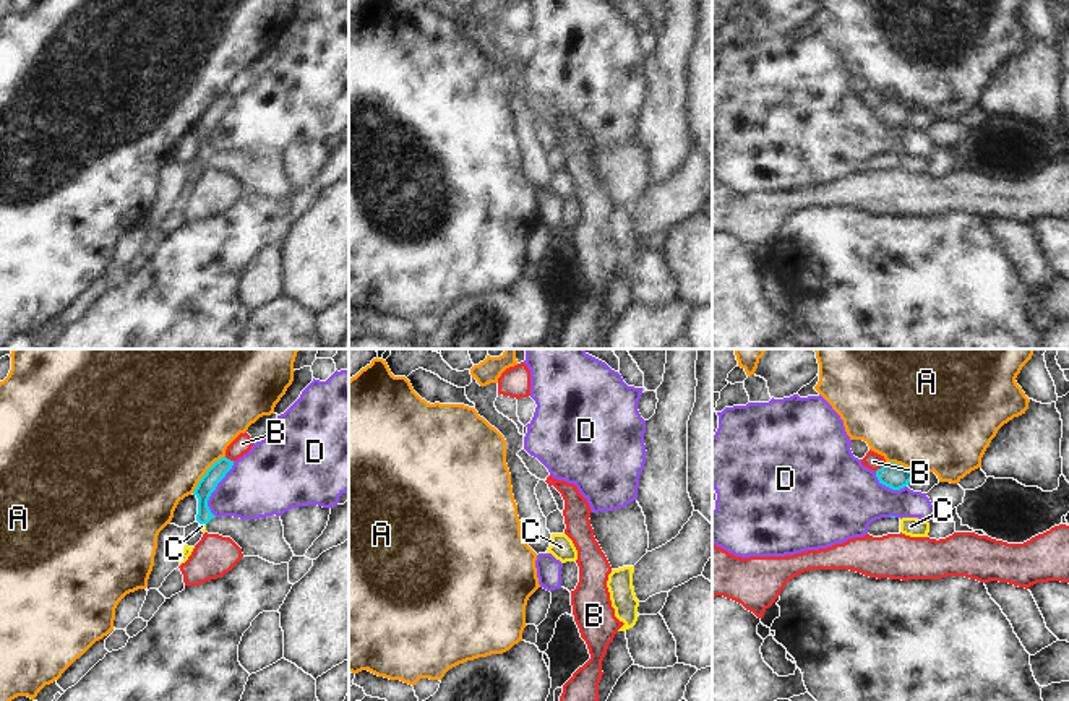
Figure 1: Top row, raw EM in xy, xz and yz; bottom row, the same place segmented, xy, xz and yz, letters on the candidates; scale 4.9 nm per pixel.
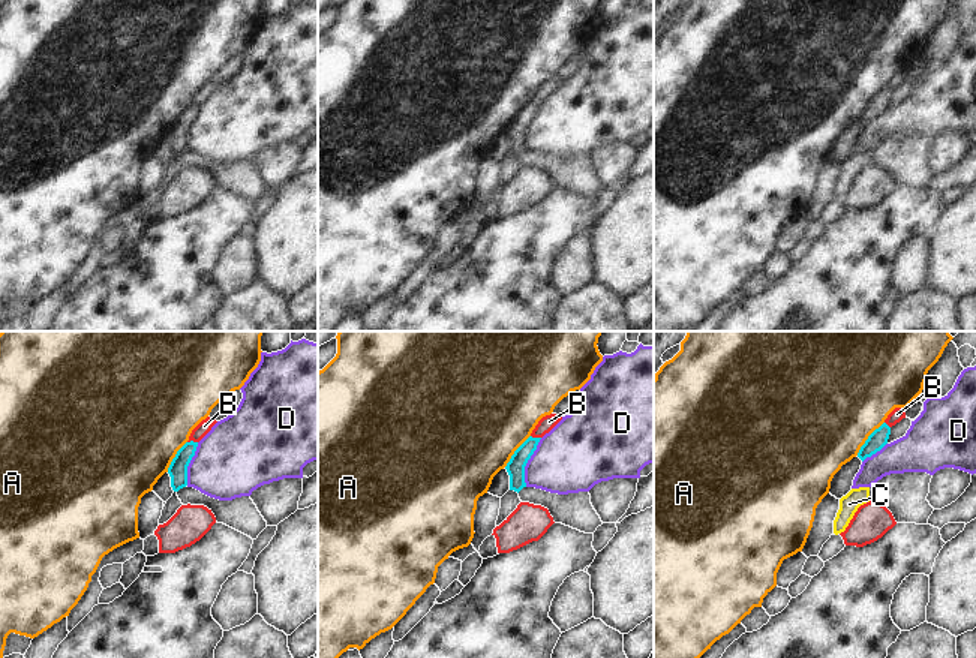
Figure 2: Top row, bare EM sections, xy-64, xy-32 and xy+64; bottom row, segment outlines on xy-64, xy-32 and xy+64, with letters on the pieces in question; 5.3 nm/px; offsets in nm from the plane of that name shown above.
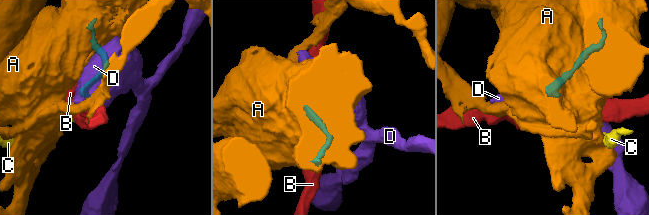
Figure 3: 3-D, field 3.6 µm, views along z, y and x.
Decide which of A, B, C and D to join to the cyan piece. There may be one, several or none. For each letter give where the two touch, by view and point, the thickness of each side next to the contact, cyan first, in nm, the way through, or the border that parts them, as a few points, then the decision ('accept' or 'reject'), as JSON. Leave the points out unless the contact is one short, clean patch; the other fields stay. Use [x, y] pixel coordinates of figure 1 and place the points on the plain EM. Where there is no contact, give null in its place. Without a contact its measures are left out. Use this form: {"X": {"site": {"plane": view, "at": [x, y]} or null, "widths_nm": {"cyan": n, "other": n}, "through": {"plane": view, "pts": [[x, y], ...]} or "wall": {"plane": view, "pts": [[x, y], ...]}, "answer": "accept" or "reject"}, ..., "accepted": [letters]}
{"A": {"site": {"plane": "xy", "at": [206, 109]}, "widths_nm": {"cyan": 90, "other": 480}, "answer": "reject"}, "B": {"site": {"plane": "yz", "at": [881, 104]}, "widths_nm": {"cyan": 130, "other": 90}, "answer": "reject"}, "C": {"site": {"plane": "xy", "at": [203, 159]}, "widths_nm": {"cyan": 90, "other": 30}, "through": {"plane": "xy", "pts": [[214, 111], [203, 127], [203, 159], [201, 163]]}, "answer": "accept"}, "D": {"site": {"plane": "xy", "at": [214, 125]}, "widths_nm": {"cyan": 90, "other": 340}, "wall": {"plane": "xy", "pts": [[234, 98], [208, 137], [208, 145], [214, 153]]}, "answer": "reject"}, "accepted": ["C"]}

